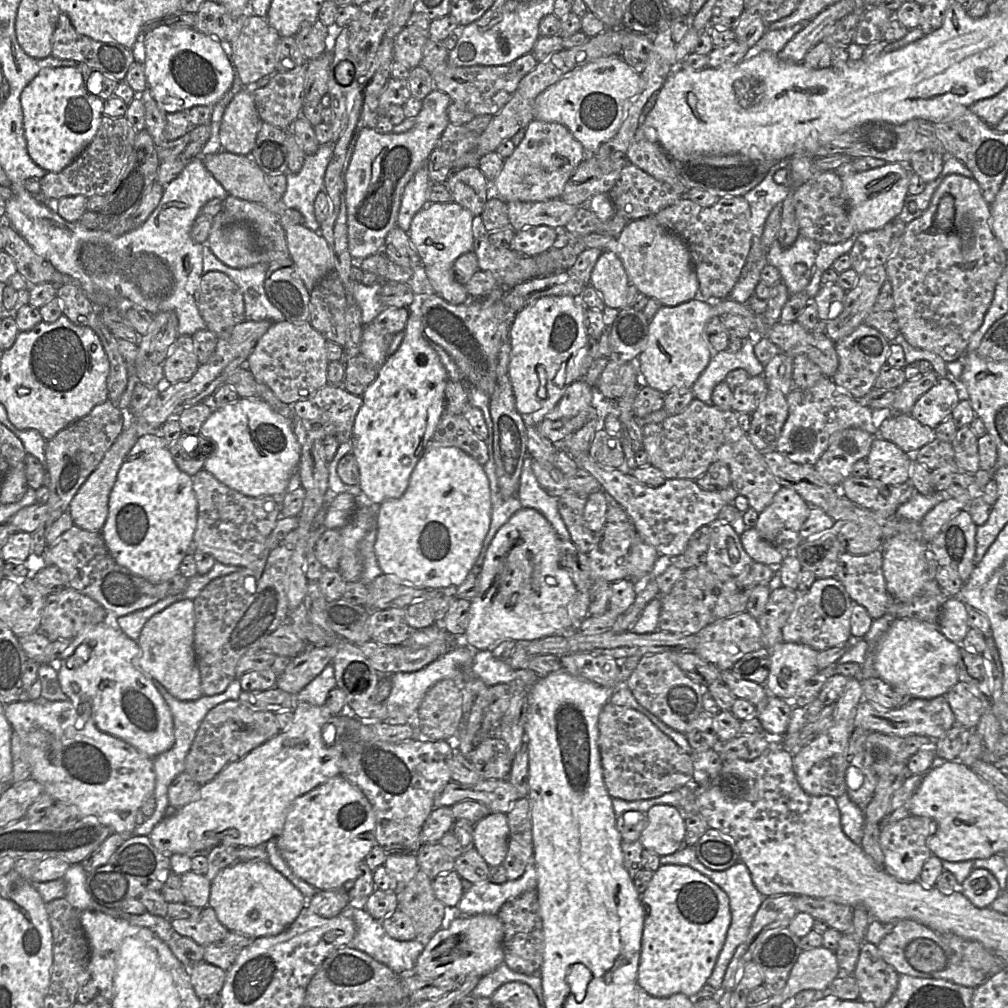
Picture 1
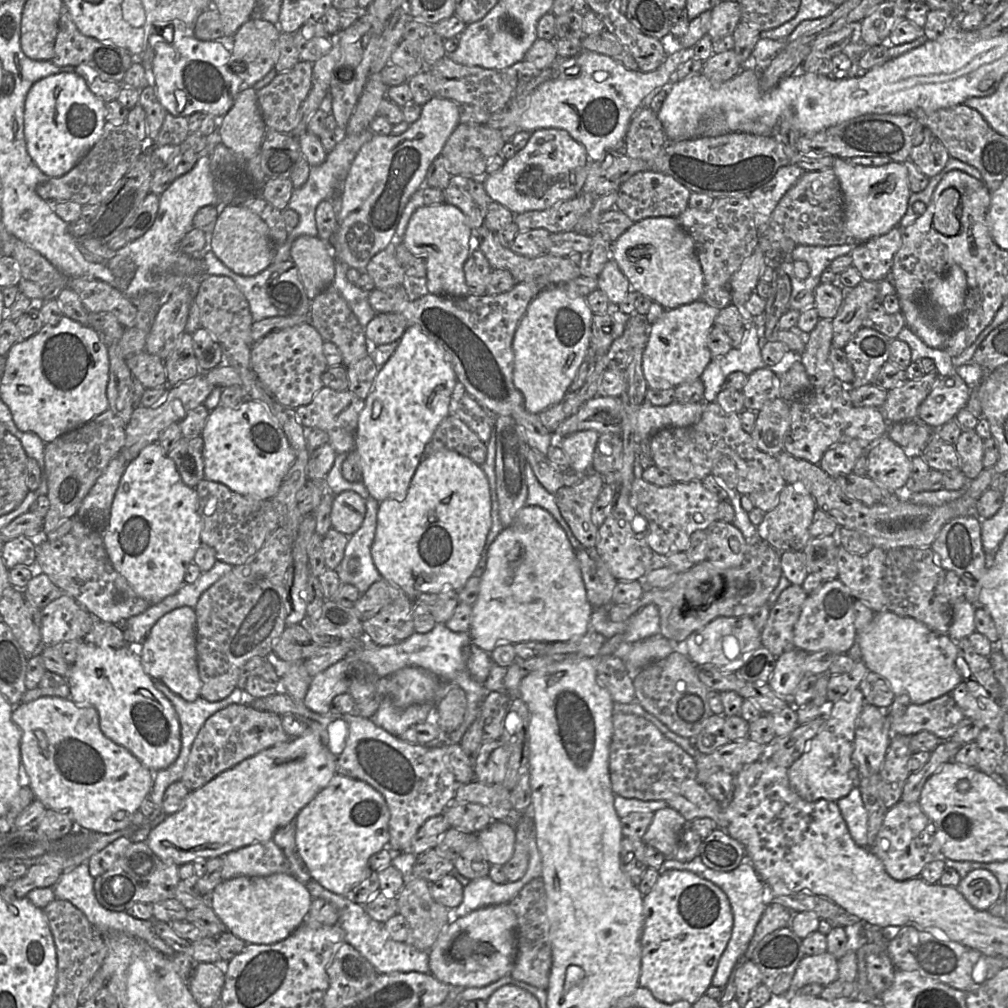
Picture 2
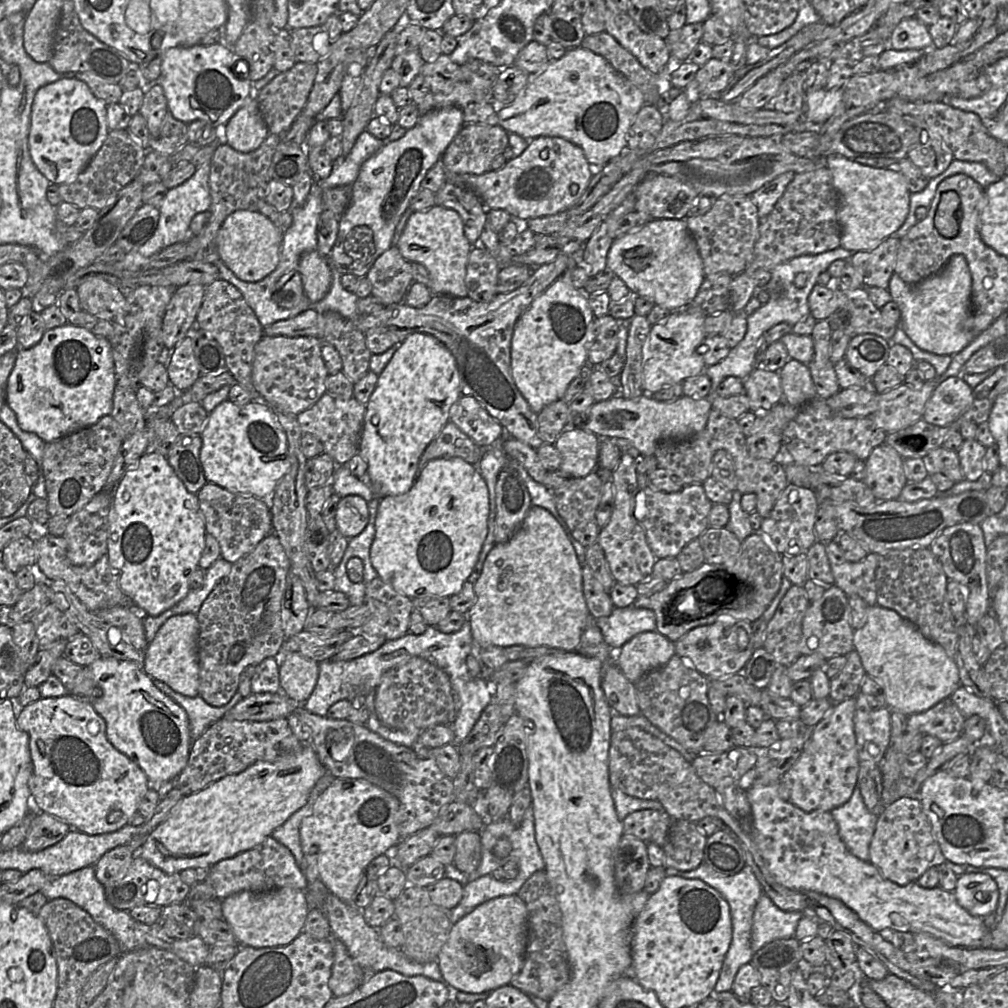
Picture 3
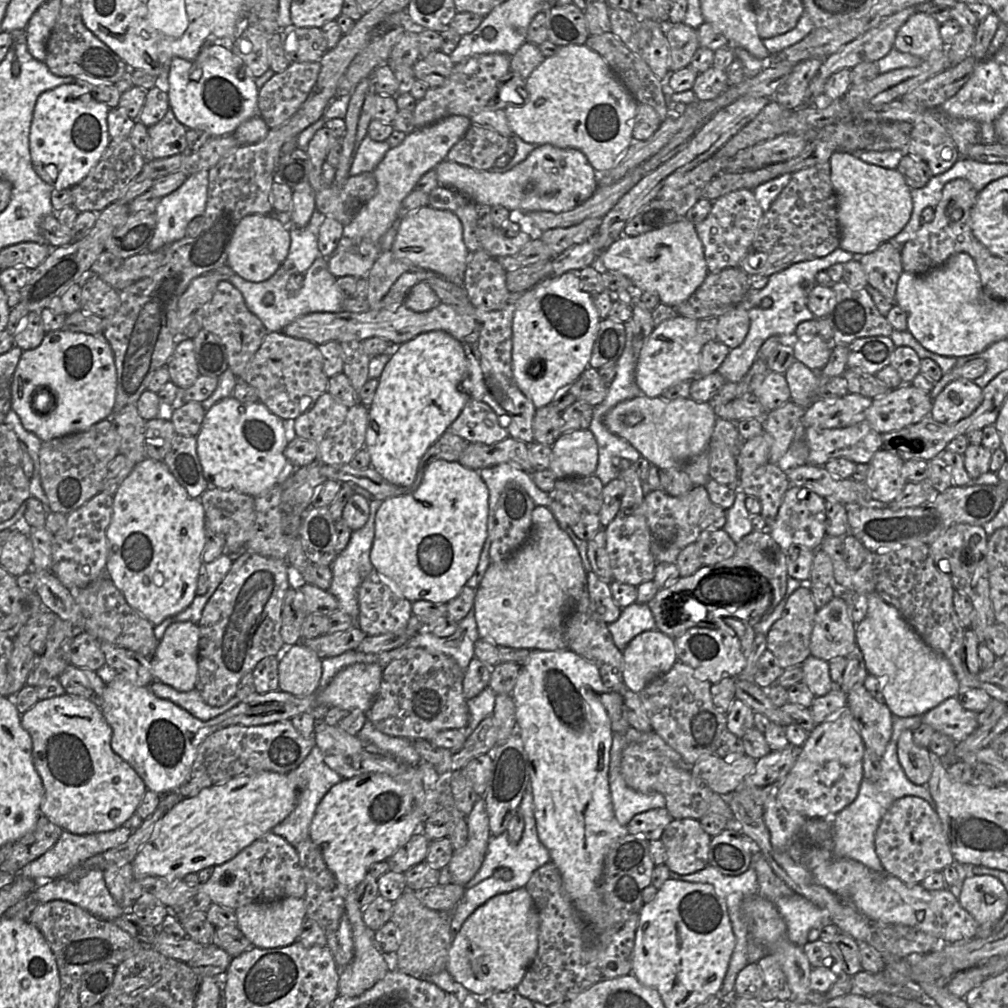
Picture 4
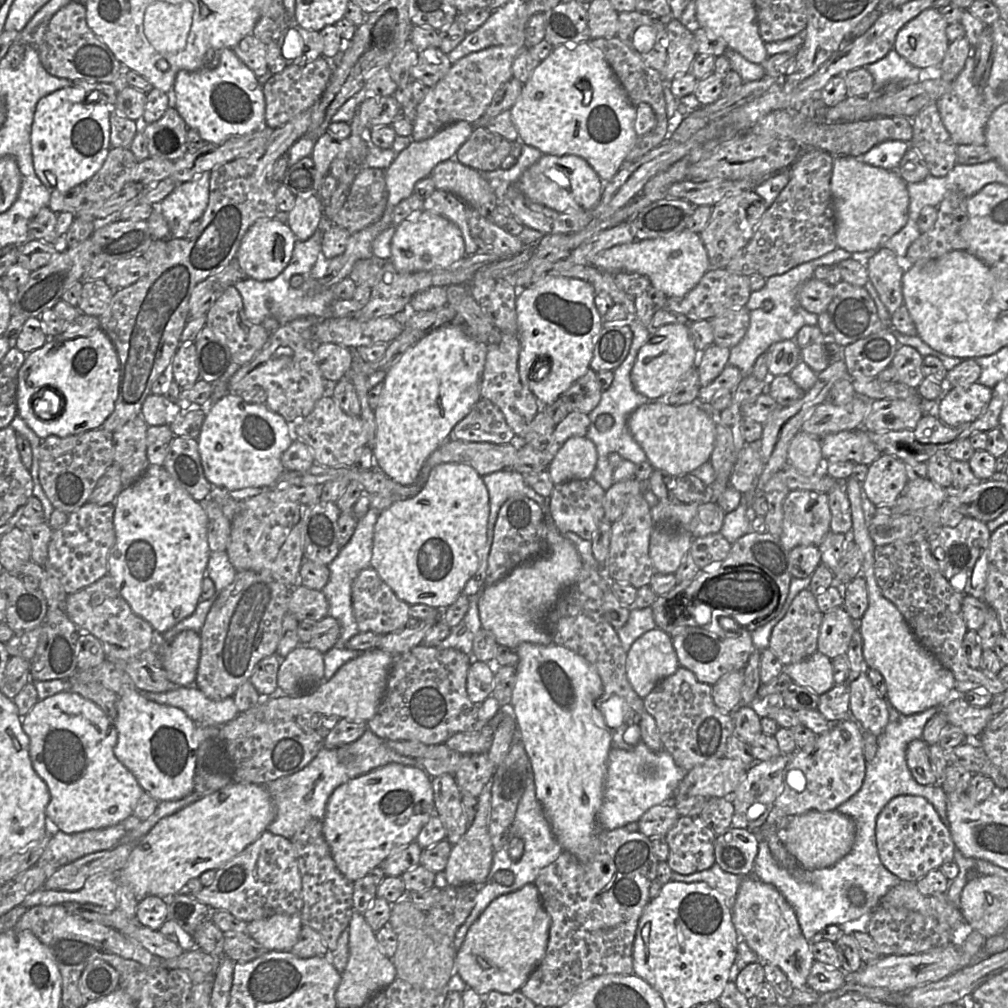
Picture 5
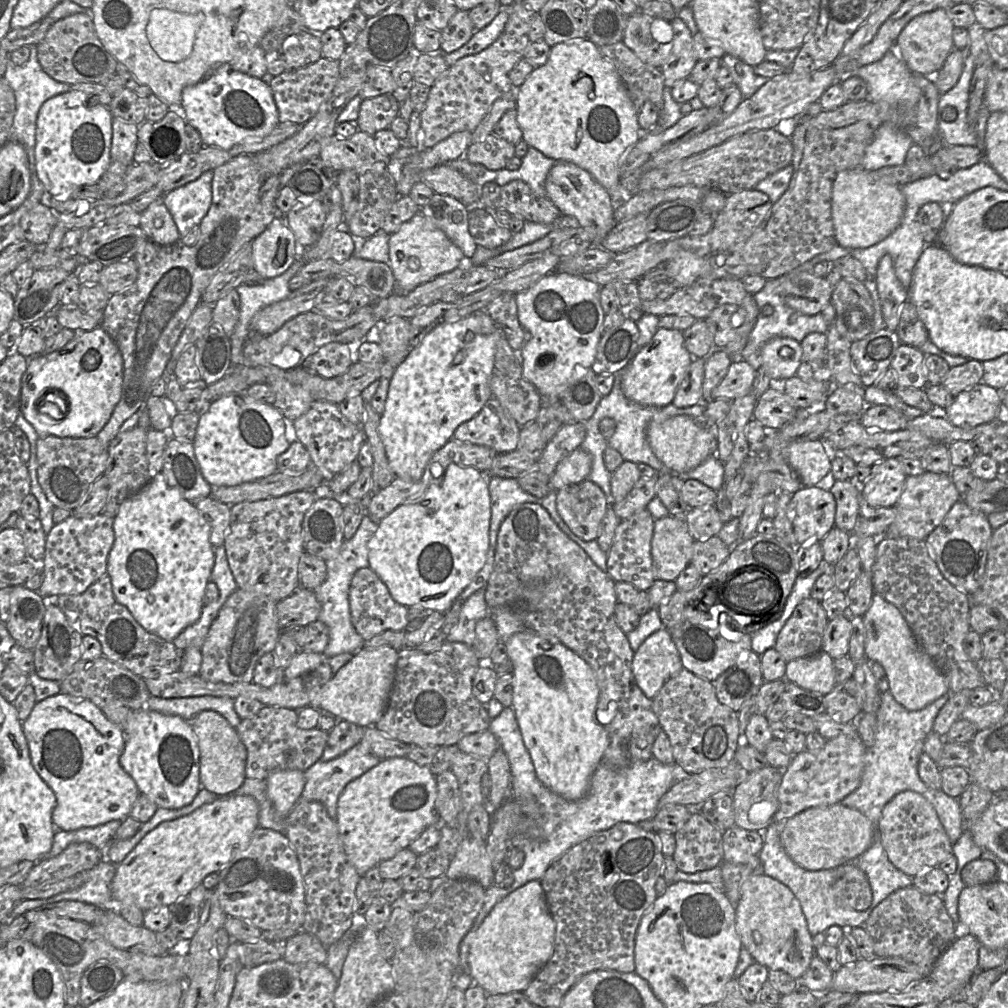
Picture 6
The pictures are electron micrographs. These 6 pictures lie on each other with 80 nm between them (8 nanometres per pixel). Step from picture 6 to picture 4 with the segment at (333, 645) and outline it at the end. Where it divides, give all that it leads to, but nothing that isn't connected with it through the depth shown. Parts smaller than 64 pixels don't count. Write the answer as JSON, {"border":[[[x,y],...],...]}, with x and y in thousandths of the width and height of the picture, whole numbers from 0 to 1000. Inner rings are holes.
{"border":[[[373,494],[366,497],[367,510],[364,519],[359,524],[349,527],[344,543],[333,552],[329,560],[326,562],[330,573],[324,586],[333,592],[336,599],[335,605],[345,609],[352,616],[352,620],[354,620],[354,613],[356,610],[356,581],[361,573],[371,565],[370,560],[367,557],[367,549],[372,532],[373,509],[379,497],[380,496],[375,496]]]}

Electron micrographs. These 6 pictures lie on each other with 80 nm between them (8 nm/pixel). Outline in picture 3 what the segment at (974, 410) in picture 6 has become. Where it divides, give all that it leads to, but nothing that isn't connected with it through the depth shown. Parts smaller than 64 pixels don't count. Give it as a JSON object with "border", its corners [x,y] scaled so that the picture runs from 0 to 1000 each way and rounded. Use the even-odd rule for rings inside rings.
{"border":[[[943,373],[926,387],[915,416],[930,423],[940,422],[953,414],[964,399],[965,385],[954,375]]]}

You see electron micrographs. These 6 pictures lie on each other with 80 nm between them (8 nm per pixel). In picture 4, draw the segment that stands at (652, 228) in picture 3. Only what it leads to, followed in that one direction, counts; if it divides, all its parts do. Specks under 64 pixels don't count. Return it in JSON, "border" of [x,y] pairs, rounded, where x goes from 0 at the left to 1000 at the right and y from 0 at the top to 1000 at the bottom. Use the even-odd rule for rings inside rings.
{"border":[[[681,216],[633,234],[616,234],[594,252],[591,263],[618,272],[627,279],[631,290],[649,291],[656,301],[666,305],[681,299],[703,271],[697,242],[689,223]]]}

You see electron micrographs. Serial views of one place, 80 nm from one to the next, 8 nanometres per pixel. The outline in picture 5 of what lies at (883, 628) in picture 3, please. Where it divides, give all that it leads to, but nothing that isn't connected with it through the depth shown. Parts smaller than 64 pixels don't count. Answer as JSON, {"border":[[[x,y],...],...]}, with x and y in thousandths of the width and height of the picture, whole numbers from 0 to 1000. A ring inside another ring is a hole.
{"border":[[[847,473],[832,478],[838,478],[838,486],[844,499],[846,523],[841,535],[846,535],[855,548],[856,560],[853,571],[858,573],[861,582],[862,601],[855,614],[851,617],[851,622],[856,633],[857,654],[862,663],[868,664],[876,670],[880,683],[878,692],[895,708],[906,709],[917,706],[924,701],[934,700],[943,692],[945,687],[948,687],[946,684],[946,670],[910,636],[895,608],[875,588],[868,570],[868,546],[870,542],[862,530],[860,514],[856,506],[856,479],[851,478]]]}

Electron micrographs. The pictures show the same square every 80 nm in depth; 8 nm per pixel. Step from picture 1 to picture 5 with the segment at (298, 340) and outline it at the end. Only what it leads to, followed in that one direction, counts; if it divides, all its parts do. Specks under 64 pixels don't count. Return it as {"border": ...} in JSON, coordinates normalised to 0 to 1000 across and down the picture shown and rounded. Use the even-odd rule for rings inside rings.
{"border":[[[266,339],[251,354],[251,356],[239,363],[228,375],[227,390],[238,390],[241,387],[249,386],[252,383],[260,384],[264,391],[264,403],[271,409],[279,412],[287,421],[301,417],[312,405],[313,399],[324,389],[324,379],[320,375],[313,360],[312,344],[289,345],[290,352],[276,351],[279,339]]]}

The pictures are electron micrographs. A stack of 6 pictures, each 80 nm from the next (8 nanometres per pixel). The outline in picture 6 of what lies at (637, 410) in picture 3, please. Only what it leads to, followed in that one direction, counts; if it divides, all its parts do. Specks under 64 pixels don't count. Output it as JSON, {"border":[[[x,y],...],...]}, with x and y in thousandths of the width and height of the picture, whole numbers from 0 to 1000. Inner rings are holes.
{"border":[[[672,412],[657,419],[646,418],[641,426],[644,441],[651,453],[667,469],[680,469],[710,450],[709,422],[696,423],[682,412]]]}

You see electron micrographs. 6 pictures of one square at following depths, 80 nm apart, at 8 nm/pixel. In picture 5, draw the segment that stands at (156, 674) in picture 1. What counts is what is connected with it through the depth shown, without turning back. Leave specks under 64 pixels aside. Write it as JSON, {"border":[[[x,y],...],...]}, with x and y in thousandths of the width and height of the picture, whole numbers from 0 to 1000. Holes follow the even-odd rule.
{"border":[[[192,625],[179,627],[166,638],[160,662],[178,682],[192,681],[199,648],[199,633]]]}

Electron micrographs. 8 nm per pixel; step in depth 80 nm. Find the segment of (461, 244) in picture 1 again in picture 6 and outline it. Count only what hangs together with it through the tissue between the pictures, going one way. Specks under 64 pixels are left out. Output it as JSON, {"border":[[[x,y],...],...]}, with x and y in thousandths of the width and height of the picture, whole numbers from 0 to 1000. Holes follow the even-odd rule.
{"border":[[[417,210],[387,232],[385,243],[387,265],[396,291],[406,291],[414,284],[451,268],[462,259],[458,249]]]}

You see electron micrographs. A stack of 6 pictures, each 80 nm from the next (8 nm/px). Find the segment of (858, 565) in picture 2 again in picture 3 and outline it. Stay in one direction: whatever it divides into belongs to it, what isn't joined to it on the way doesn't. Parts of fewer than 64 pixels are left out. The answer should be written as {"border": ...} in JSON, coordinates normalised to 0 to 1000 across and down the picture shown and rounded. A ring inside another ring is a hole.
{"border":[[[830,536],[818,540],[827,579],[840,591],[852,591],[862,601],[869,600],[869,565],[872,560],[872,550],[862,549],[853,558],[843,558],[838,554]]]}

